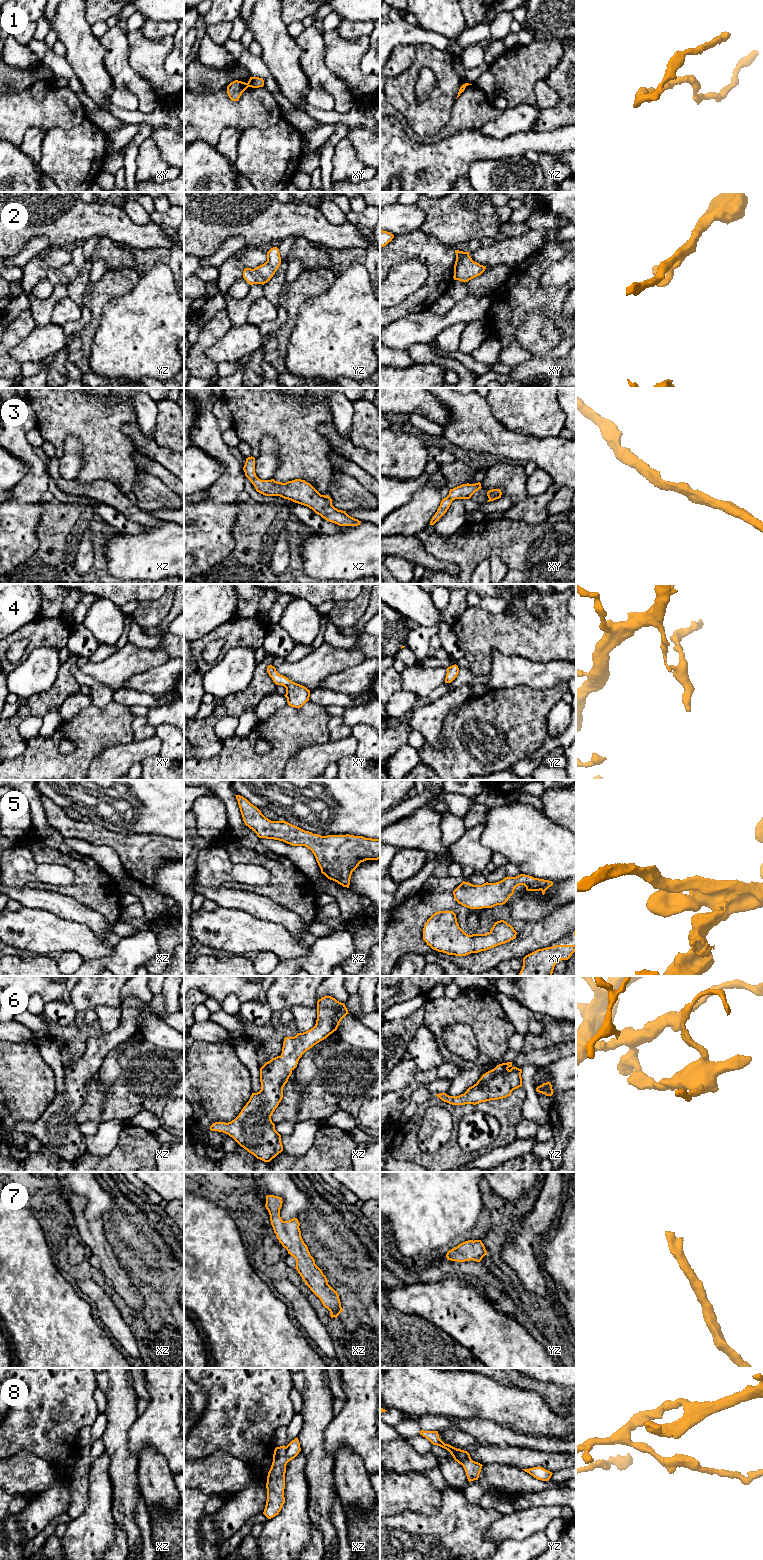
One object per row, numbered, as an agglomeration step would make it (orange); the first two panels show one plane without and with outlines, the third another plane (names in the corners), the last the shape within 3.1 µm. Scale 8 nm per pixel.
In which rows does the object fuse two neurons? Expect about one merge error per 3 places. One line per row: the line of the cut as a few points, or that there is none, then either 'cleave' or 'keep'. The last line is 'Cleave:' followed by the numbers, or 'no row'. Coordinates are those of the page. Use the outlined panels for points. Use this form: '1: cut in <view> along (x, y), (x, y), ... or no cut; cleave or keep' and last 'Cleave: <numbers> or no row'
1: cut in xy along (246, 83), (249, 86); cleave
2: no cut; keep
3: no cut; keep
4: no cut; keep
5: no cut; keep
6: no cut; keep
7: no cut; keep
8: cut in yz along (457, 1449), (457, 1455), (460, 1459), (470, 1459), (472, 1461); cleave
Cleave: 1, 8

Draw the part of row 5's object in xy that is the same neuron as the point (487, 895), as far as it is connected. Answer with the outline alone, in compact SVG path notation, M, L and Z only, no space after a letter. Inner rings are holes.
M520 874L516 877L505 877L496 883L473 885L463 881L454 891L454 899L470 909L492 908L503 905L514 894L517 886L524 885L527 891L545 891L553 885L552 881Z

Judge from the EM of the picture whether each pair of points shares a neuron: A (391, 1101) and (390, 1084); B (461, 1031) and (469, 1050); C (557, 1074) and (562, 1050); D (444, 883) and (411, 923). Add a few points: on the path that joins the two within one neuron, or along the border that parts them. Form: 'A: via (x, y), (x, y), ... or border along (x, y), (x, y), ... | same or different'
A: border along (412, 1082), (390, 1092) | different
B: via (461, 1036), (461, 1041), (465, 1045) | same
C: border along (565, 1056), (538, 1068) | different
D: border along (423, 889), (440, 894) | different

